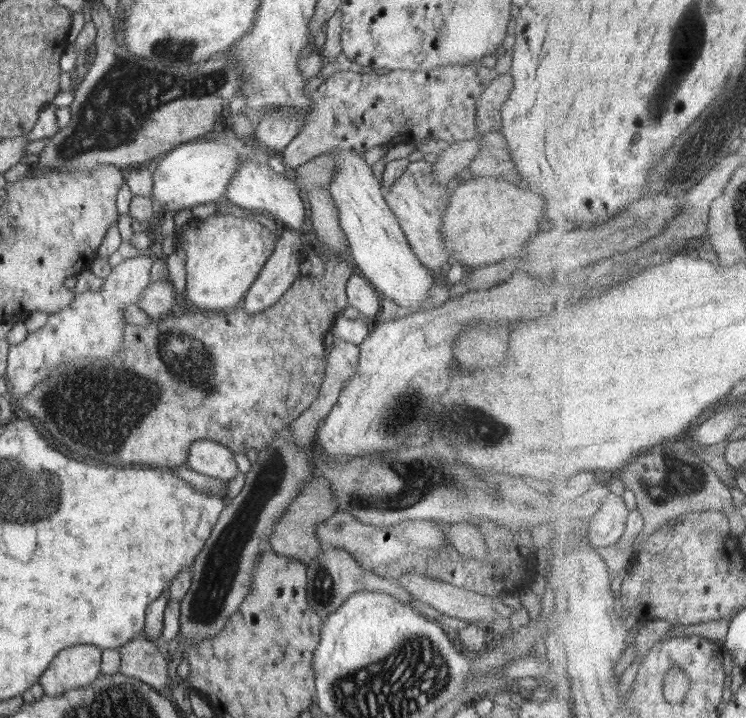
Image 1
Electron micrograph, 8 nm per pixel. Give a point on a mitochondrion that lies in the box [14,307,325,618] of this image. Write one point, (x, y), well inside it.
(126, 397)

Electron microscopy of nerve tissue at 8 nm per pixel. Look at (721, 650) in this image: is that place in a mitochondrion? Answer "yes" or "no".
no

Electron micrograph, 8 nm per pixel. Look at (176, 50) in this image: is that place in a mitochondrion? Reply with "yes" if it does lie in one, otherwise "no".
yes

